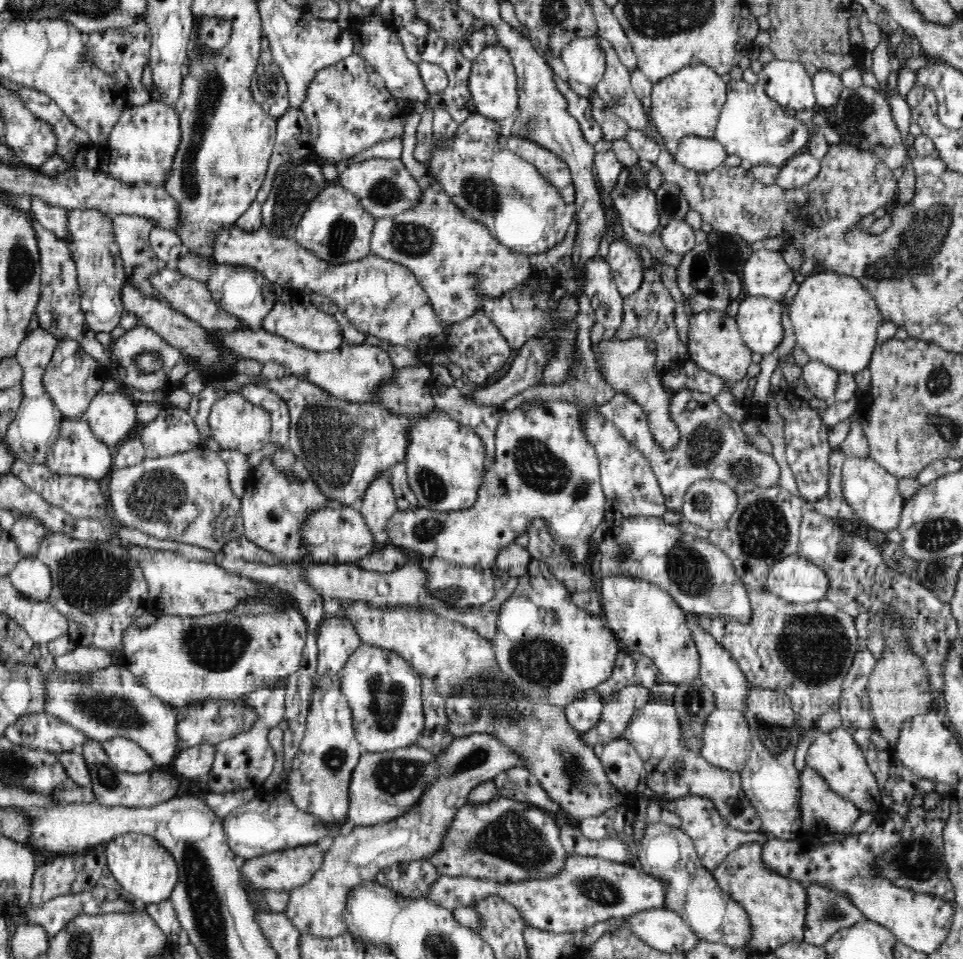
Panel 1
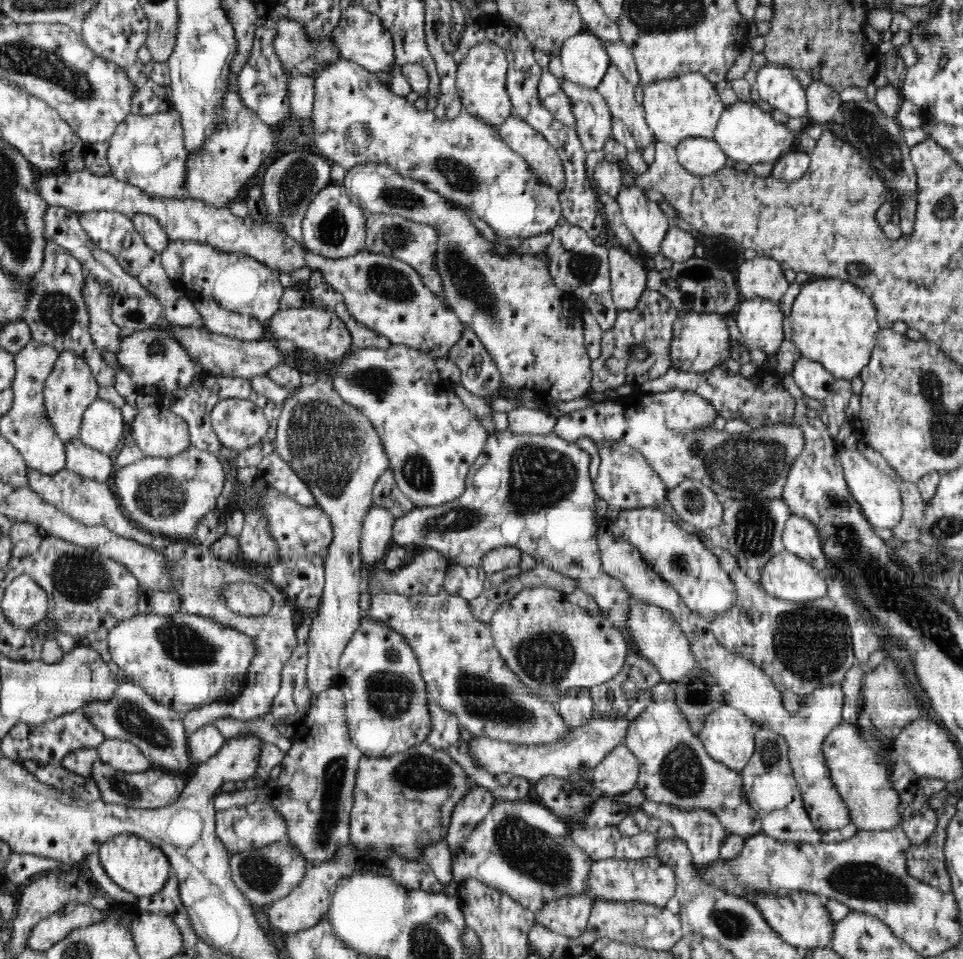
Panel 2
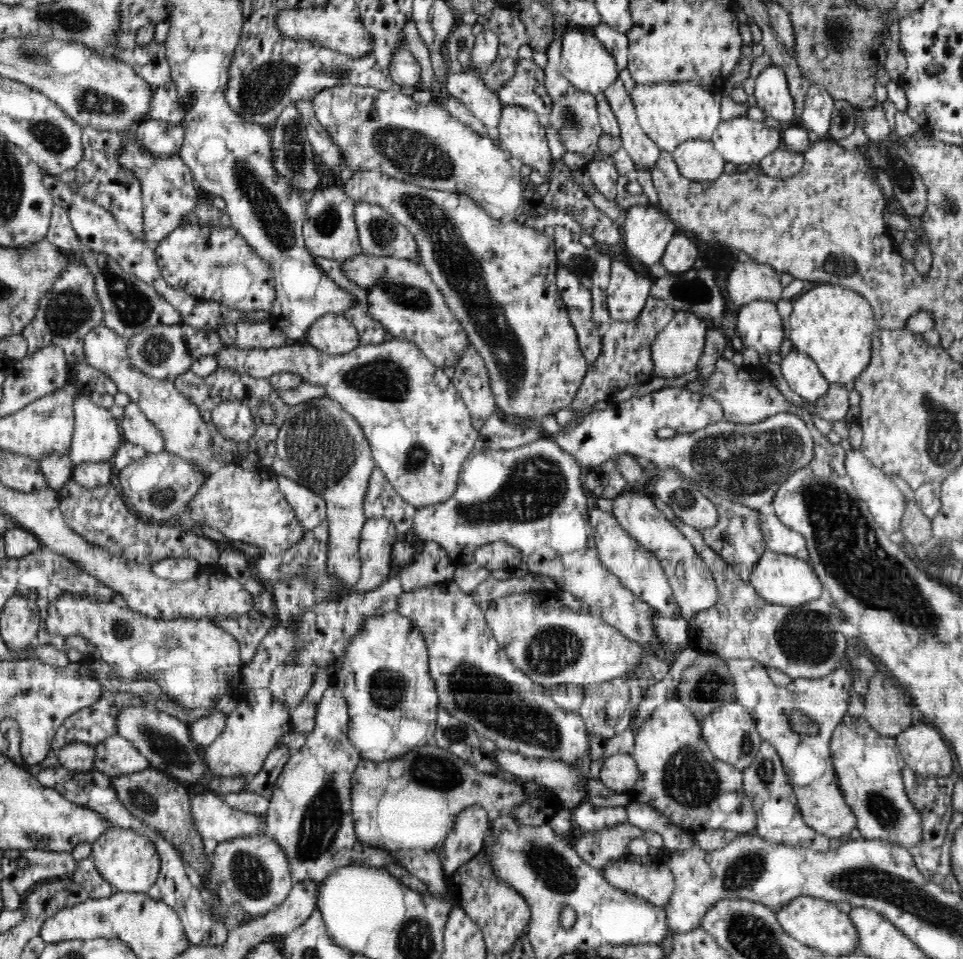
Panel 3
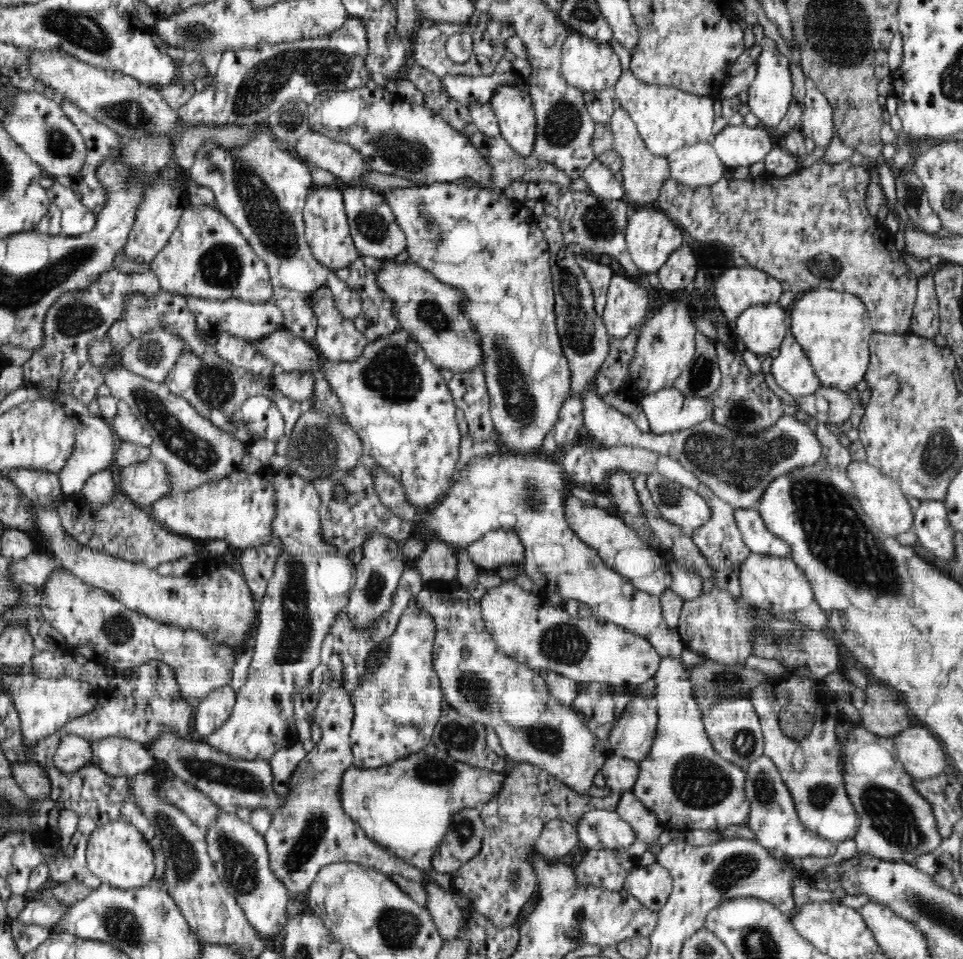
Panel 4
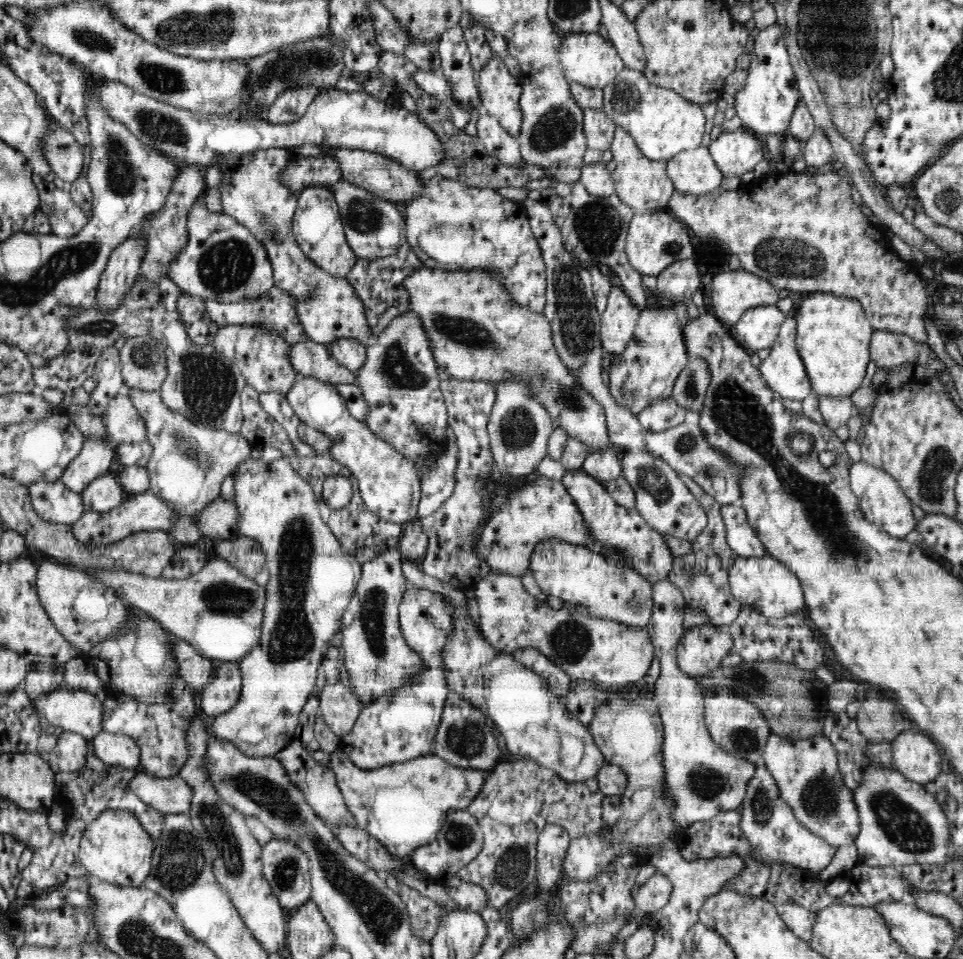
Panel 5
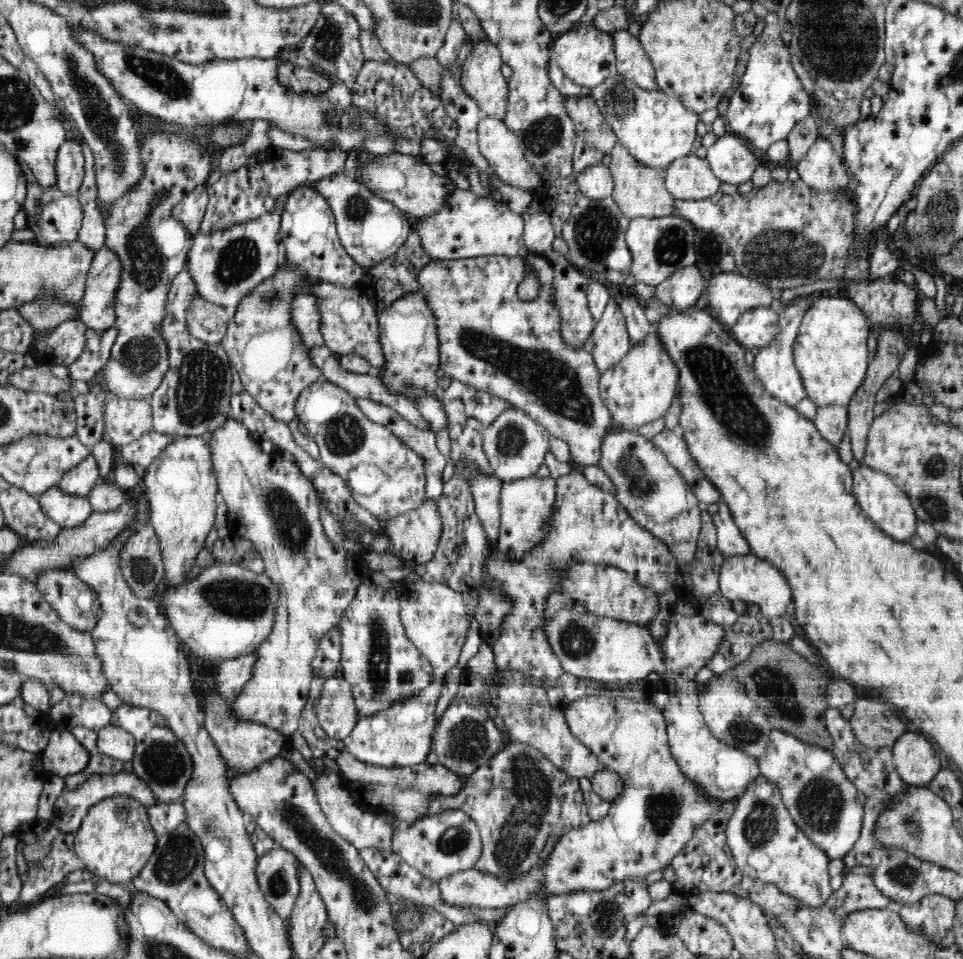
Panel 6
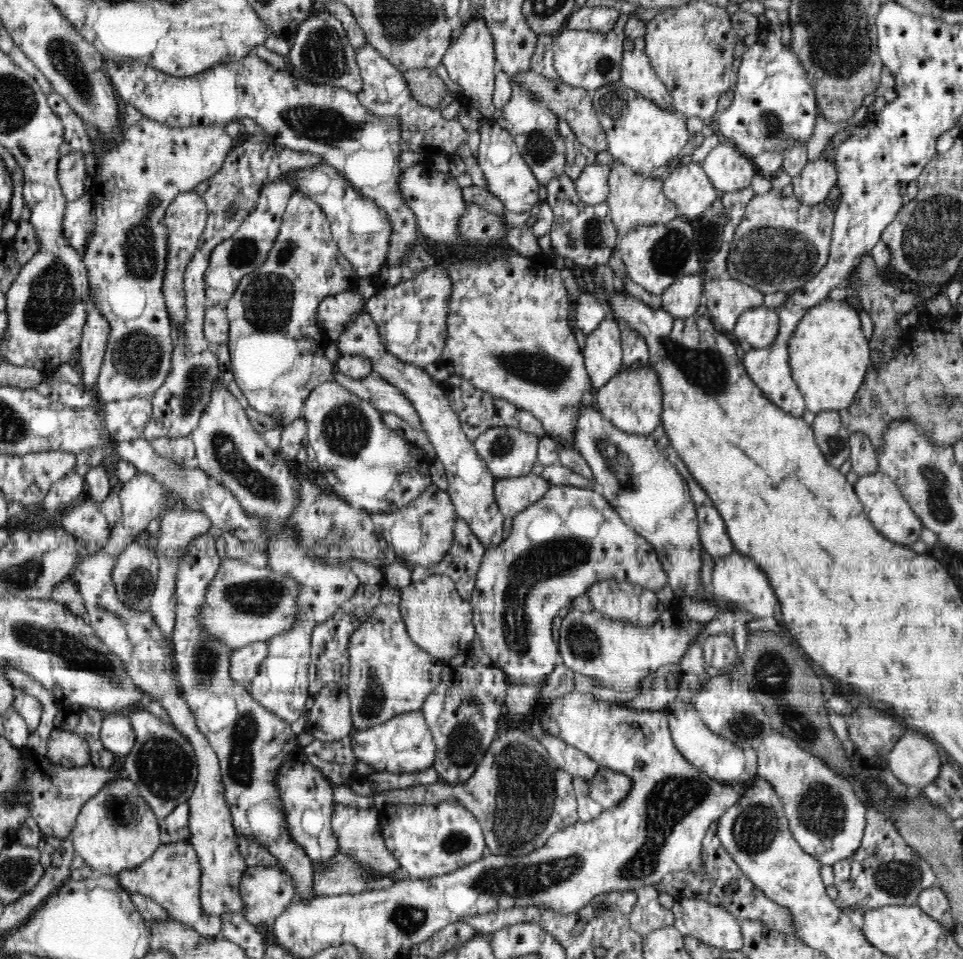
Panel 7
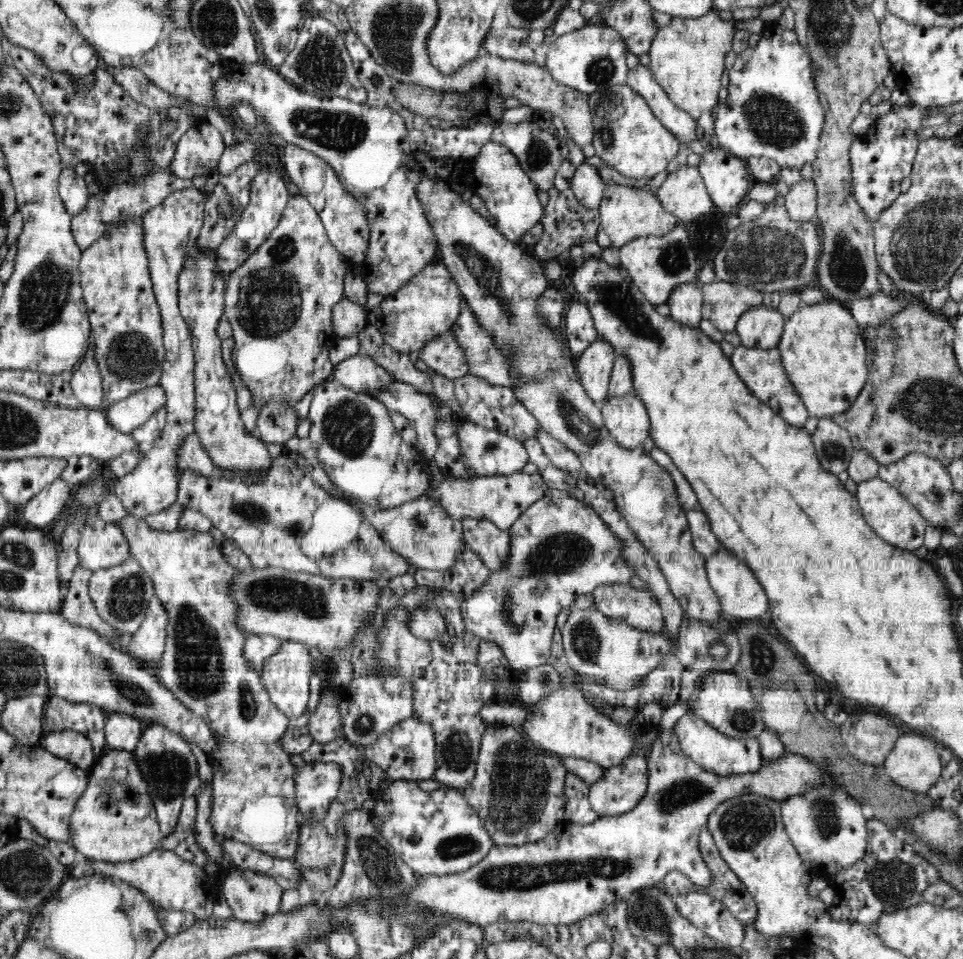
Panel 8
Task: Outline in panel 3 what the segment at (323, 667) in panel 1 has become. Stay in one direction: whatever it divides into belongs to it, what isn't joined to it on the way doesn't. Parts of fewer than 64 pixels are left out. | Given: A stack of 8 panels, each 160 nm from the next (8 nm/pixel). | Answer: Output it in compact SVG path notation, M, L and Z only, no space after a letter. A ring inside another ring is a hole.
M328 397L313 399L308 404L294 405L278 430L276 456L273 456L272 459L271 470L299 482L326 501L327 516L324 520L328 521L329 535L326 569L328 573L334 575L340 592L353 590L361 575L359 543L361 530L367 520L364 514L363 500L371 472L376 468L375 458L372 456L362 427L351 414L344 411L338 402ZM320 668L314 674L314 682L308 688L306 696L295 709L290 710L290 716L293 722L294 729L300 731L304 735L311 734L315 724L315 716L320 704L320 699L324 696L329 686L333 685L330 682L330 673L328 668Z

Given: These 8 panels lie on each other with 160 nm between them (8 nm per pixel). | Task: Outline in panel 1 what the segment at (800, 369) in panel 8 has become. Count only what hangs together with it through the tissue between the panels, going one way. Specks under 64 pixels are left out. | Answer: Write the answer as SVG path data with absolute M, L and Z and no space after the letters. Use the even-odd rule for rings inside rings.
M823 269L808 275L800 284L789 315L796 345L811 361L820 361L839 373L854 375L870 364L878 328L884 323L876 302L856 278Z

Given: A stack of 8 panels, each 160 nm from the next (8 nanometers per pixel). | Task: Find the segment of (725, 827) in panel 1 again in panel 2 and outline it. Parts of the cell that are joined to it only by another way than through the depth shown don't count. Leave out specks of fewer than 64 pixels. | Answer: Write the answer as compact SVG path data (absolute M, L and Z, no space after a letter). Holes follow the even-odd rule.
M647 799L640 806L639 810L642 810L642 813L645 813L648 817L669 824L672 828L671 833L673 833L676 838L683 840L685 845L691 850L694 866L697 868L712 864L715 860L720 859L721 856L719 852L722 841L727 839L727 836L731 834L722 826L722 823L718 821L718 817L710 813L710 811L704 811L702 809L684 811L672 805L659 804Z

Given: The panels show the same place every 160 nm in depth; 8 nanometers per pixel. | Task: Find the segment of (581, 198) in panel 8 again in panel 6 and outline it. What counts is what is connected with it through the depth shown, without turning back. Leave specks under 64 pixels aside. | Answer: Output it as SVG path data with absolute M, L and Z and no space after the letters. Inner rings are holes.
M598 164L577 174L577 185L584 196L592 200L602 200L611 196L615 184L610 169Z

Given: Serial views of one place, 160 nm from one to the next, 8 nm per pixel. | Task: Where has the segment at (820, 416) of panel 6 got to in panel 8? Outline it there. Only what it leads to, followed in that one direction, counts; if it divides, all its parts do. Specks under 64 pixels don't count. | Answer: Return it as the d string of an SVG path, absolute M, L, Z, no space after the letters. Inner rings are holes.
M831 417L820 418L811 437L824 469L835 475L847 470L854 448L845 428L832 421Z

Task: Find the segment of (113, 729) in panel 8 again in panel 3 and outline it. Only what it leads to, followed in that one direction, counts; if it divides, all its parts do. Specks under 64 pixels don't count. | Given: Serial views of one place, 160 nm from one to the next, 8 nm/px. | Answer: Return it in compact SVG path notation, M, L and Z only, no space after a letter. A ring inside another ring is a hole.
M119 735L100 742L94 748L94 768L112 779L140 773L150 768L147 758L133 746L133 743Z

